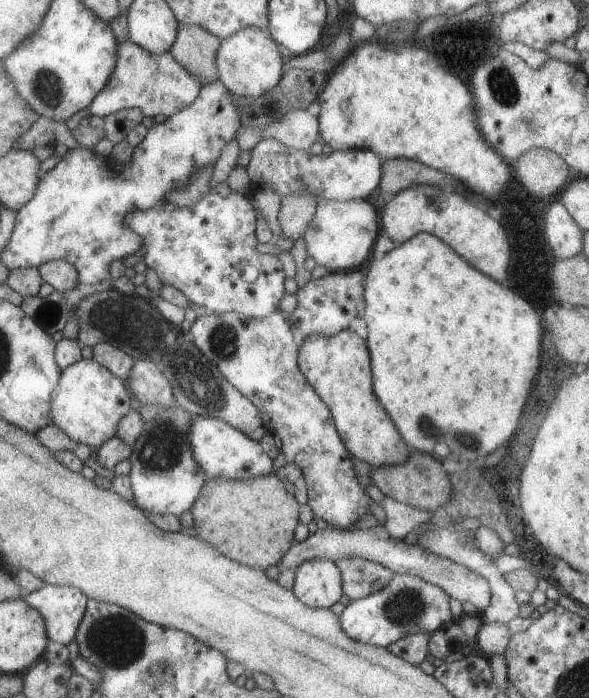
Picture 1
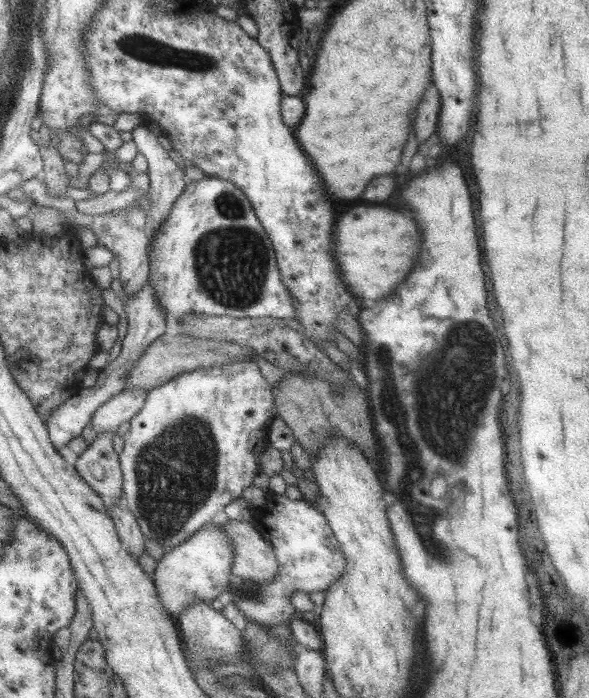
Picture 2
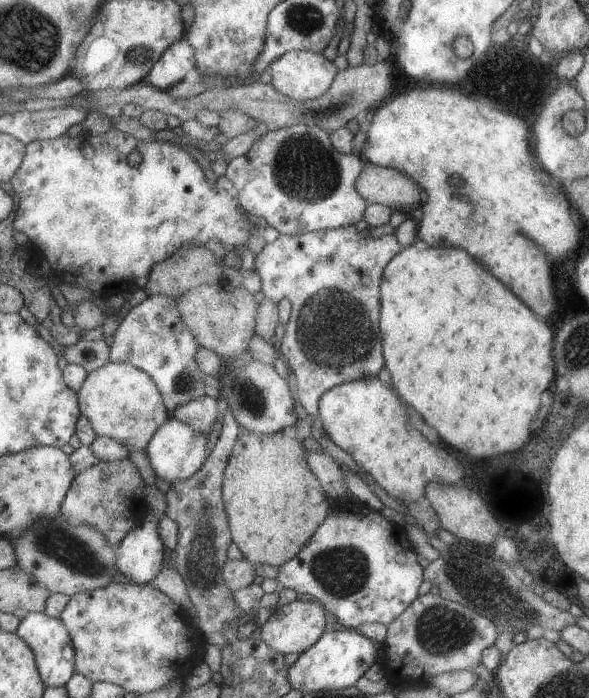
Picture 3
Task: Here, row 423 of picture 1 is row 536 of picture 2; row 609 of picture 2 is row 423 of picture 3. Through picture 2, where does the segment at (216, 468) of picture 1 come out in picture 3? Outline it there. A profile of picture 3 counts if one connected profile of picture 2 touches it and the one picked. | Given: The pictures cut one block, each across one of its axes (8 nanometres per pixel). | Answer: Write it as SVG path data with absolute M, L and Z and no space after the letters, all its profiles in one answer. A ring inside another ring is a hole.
M172 416L161 424L144 448L156 478L165 482L180 481L195 474L207 458L207 438Z

